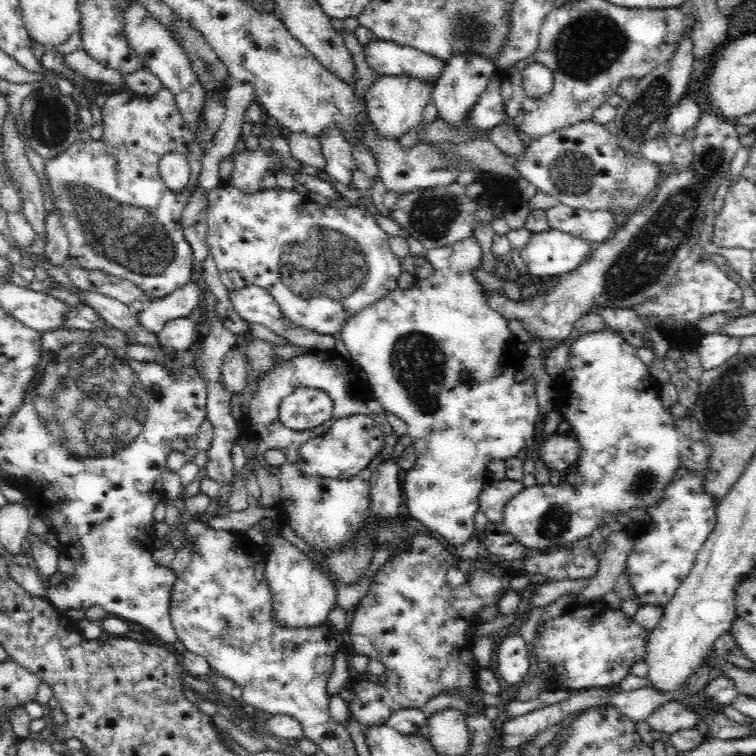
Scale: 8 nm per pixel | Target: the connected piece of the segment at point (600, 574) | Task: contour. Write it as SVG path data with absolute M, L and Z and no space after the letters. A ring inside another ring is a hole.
M626 529L608 531L604 541L603 553L599 554L597 574L591 577L590 584L577 596L578 605L588 605L606 593L615 592L618 576L624 570L627 554L633 545L631 535Z

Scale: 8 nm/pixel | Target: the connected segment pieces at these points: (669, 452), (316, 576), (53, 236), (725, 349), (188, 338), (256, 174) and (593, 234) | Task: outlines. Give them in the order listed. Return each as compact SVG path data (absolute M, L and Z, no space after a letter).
M602 329L591 333L586 333L578 336L575 341L572 341L568 349L568 358L566 370L564 371L564 382L570 386L570 390L576 394L572 400L572 408L562 408L562 418L570 422L572 428L571 434L574 435L576 441L580 445L580 454L578 464L578 472L582 474L582 478L578 478L578 488L572 490L568 484L564 486L552 486L548 485L535 485L534 488L524 488L517 497L510 498L510 502L505 506L505 520L502 522L506 529L514 535L514 538L525 546L526 550L546 552L558 547L568 547L572 542L575 542L577 538L581 536L589 536L594 531L594 526L602 522L602 518L610 512L626 512L628 508L632 506L640 506L640 508L650 509L652 506L658 504L665 497L665 490L669 486L670 482L673 481L674 473L681 466L680 455L678 455L678 435L674 430L673 420L666 410L660 406L658 402L658 382L653 380L648 373L648 367L638 359L634 346L630 345L621 333L617 333L612 329Z
M277 530L266 544L271 546L267 555L264 572L273 600L274 621L282 627L316 627L325 624L329 610L336 603L336 591L319 566L313 564L295 546L279 536Z
M53 209L47 214L46 231L48 231L48 244L44 249L45 256L56 265L62 266L68 260L69 238L62 225L60 209Z
M724 333L704 334L695 343L704 370L724 364L738 352L741 338Z
M188 317L170 319L157 334L157 339L160 345L182 352L197 345L196 323Z
M261 147L251 153L248 151L245 154L234 153L234 168L230 172L227 183L246 194L258 194L263 191L262 178L264 178L266 170L272 169L276 173L277 170L273 169L274 162L281 164L281 161L274 151L270 156Z
M562 201L548 209L549 228L574 234L591 245L606 242L618 226L618 218L610 211L575 209Z

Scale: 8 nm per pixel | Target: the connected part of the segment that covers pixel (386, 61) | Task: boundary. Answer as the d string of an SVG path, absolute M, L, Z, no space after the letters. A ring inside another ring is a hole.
M372 40L362 45L362 51L366 64L377 78L408 75L422 80L423 84L435 84L444 70L440 59L394 42Z

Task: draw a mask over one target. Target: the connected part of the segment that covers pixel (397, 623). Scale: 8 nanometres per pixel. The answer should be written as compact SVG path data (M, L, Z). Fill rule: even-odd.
M412 536L400 552L390 557L390 562L380 570L380 574L372 578L370 591L357 604L356 612L351 612L352 621L348 632L355 652L380 660L388 674L388 682L382 680L382 685L361 681L352 688L357 697L348 704L349 714L354 715L363 727L380 726L391 714L402 708L420 709L432 696L442 694L442 690L452 690L454 686L466 690L474 686L480 669L476 668L470 654L472 644L462 636L462 632L466 626L474 624L470 618L474 618L480 606L496 600L504 580L498 580L497 576L483 571L484 586L482 580L472 580L470 584L452 590L446 586L444 574L454 566L454 561L454 553L437 536ZM448 620L454 620L454 628L444 628Z

